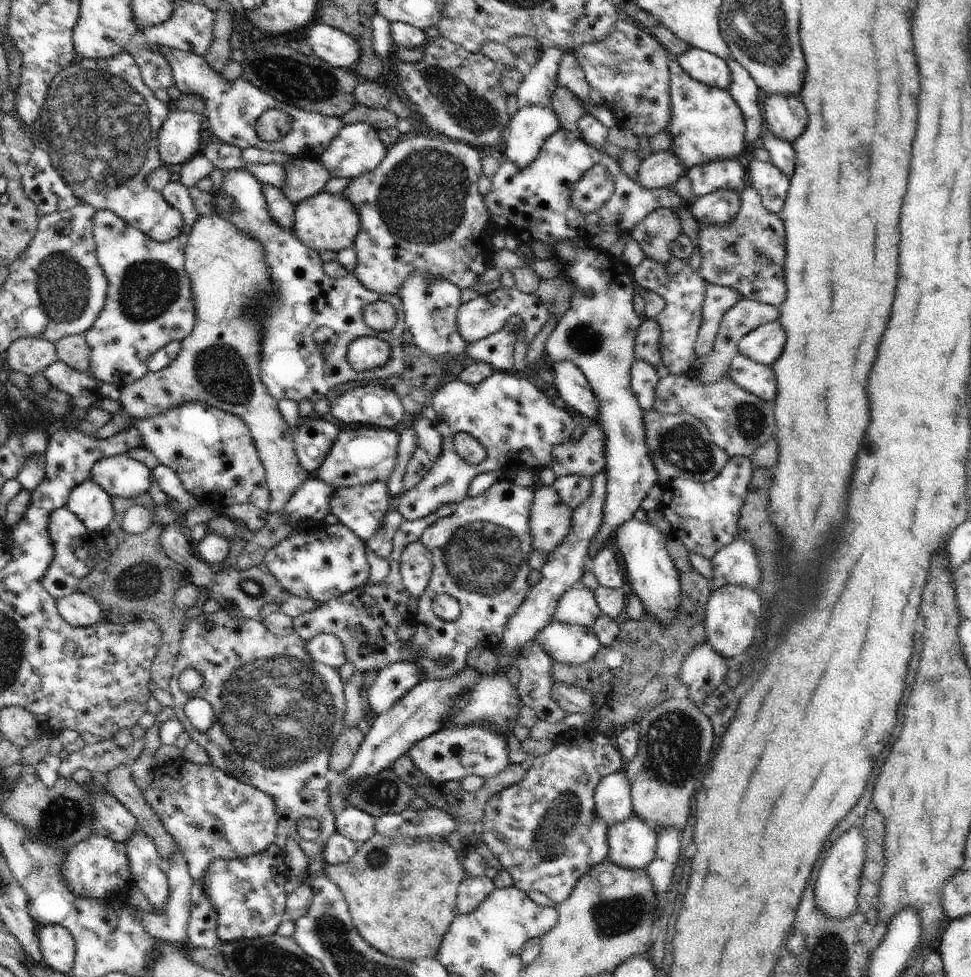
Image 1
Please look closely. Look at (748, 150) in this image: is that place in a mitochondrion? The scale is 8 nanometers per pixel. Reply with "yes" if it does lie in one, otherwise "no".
no

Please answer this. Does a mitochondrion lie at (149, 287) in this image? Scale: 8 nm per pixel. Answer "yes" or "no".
yes

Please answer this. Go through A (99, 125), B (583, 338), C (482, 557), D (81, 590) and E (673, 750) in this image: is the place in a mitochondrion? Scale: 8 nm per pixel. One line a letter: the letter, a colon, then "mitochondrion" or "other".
A: mitochondrion
B: mitochondrion
C: mitochondrion
D: other
E: mitochondrion

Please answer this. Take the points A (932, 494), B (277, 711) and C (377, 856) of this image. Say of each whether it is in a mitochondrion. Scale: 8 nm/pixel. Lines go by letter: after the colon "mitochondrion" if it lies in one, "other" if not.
A: other
B: mitochondrion
C: mitochondrion

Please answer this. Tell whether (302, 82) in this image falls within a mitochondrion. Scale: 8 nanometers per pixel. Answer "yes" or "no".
yes

